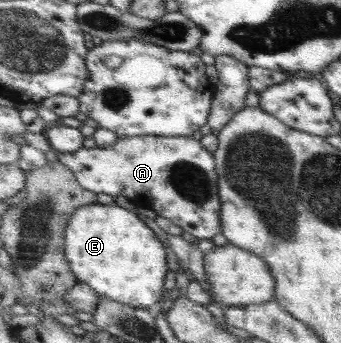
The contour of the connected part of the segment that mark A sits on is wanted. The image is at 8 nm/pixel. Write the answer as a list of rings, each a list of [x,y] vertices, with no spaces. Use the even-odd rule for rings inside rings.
[[[159,135],[127,137],[108,147],[81,149],[76,153],[58,153],[59,161],[75,171],[83,187],[95,194],[124,196],[130,200],[143,202],[155,215],[167,217],[176,225],[193,234],[199,240],[215,239],[223,234],[222,210],[224,207],[220,192],[220,176],[215,152],[204,147],[199,139],[192,136],[169,137]]]

